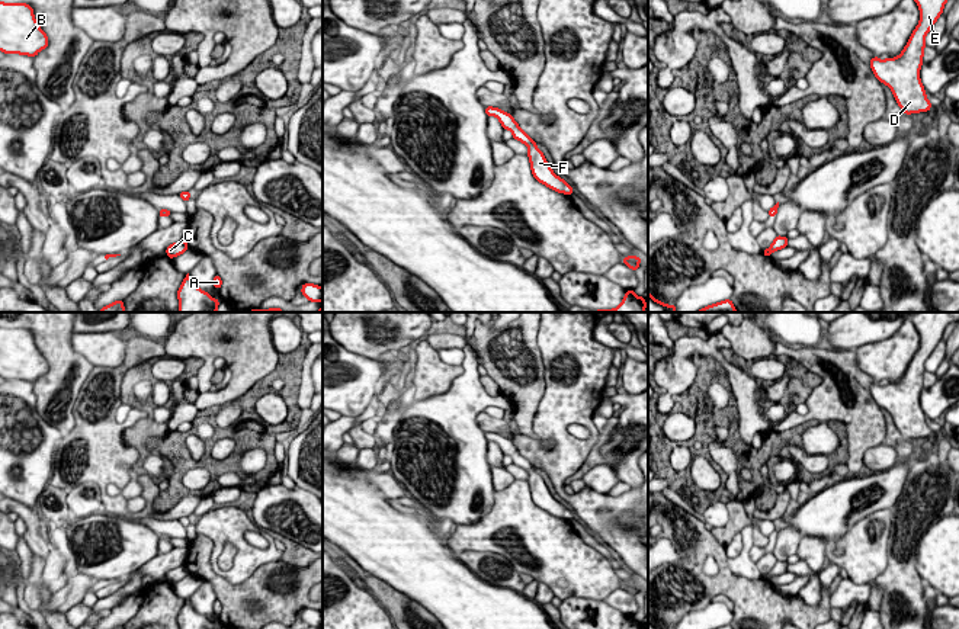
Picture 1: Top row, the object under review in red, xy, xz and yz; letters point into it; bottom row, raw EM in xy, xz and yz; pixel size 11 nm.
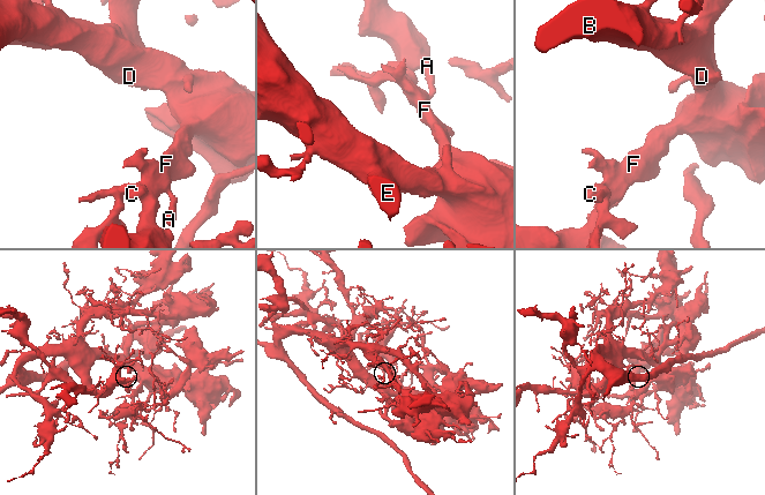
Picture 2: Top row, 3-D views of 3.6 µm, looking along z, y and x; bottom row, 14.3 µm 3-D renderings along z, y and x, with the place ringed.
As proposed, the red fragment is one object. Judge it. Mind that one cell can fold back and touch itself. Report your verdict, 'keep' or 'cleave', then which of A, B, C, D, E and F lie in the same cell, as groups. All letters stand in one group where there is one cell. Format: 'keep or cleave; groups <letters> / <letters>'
keep; groups A B C D E F

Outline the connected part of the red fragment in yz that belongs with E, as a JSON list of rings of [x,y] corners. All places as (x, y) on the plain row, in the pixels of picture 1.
[[[914,312],[911,321],[920,334],[920,347],[908,369],[895,384],[870,385],[875,402],[886,410],[905,440],[928,437],[931,429],[920,405],[924,381],[924,363],[933,353],[950,322],[959,321],[959,312]]]

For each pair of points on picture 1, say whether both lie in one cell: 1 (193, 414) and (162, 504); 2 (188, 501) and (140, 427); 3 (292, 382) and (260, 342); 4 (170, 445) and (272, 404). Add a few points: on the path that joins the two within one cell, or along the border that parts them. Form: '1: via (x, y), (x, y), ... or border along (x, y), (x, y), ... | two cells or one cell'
1: border along (166, 423), (170, 430), (189, 432), (193, 427) | two cells
2: border along (201, 496), (186, 493), (163, 512), (153, 509) | two cells
3: border along (279, 358), (275, 368), (252, 385) | two cells
4: border along (269, 391), (256, 403), (256, 413), (276, 426) | two cells

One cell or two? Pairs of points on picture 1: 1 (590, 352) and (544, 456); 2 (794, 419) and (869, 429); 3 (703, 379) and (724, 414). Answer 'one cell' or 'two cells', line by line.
1: one cell
2: one cell
3: one cell

